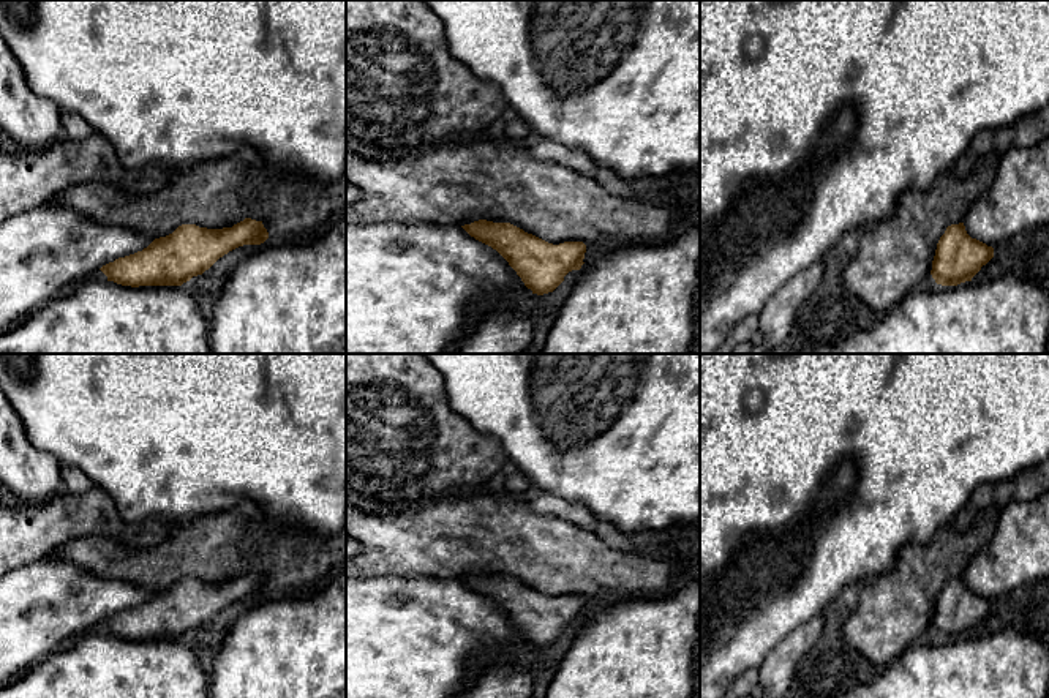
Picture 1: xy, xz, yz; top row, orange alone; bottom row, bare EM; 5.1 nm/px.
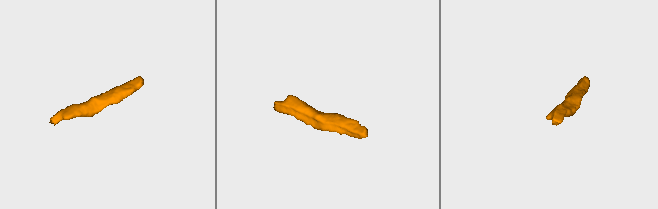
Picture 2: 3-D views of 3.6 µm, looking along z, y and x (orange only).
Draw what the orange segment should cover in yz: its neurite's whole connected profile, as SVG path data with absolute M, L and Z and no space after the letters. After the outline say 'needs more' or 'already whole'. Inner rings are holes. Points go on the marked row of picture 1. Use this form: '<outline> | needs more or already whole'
M992 150L976 159L962 178L946 171L926 190L905 191L893 216L861 231L856 256L844 257L842 287L885 316L927 275L942 286L972 281L994 257L994 248L972 238L964 220L972 204L994 185L1000 158L998 152Z | needs more

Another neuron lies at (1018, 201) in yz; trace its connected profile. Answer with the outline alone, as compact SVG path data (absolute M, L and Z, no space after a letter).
M1049 136L1005 152L994 185L972 204L964 226L972 238L994 250L1017 243L1027 231L1049 226Z

